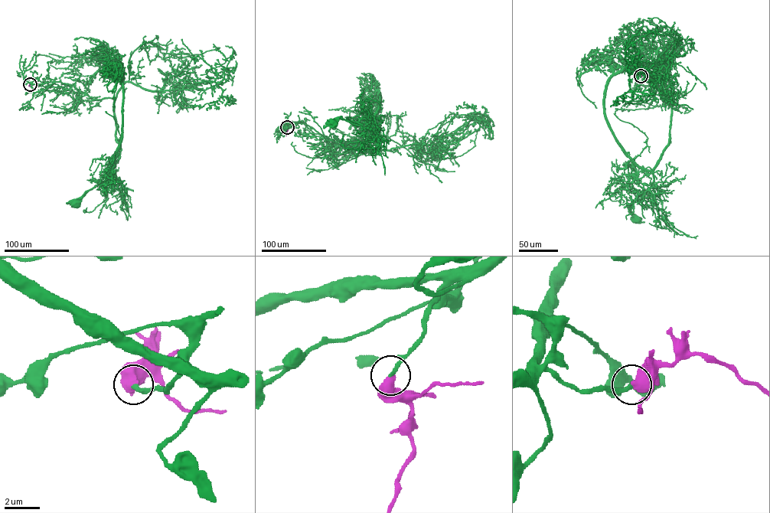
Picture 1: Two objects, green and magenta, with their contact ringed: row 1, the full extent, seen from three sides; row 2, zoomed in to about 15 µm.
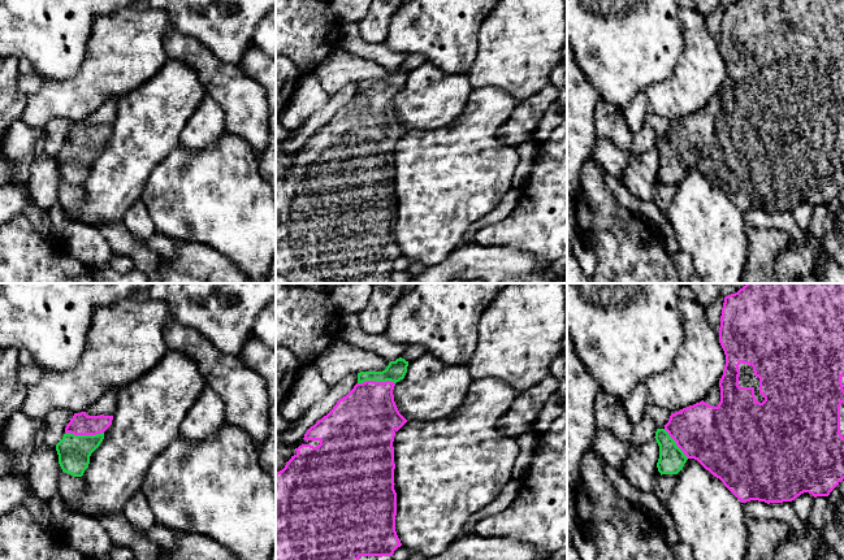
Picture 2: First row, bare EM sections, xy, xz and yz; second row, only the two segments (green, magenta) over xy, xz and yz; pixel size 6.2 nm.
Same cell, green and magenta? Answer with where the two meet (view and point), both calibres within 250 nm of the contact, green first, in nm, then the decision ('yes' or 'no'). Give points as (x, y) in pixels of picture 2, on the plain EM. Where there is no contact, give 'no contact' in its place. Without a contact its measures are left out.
contact xy (83, 144); calibres 200 and 140 nm; yes

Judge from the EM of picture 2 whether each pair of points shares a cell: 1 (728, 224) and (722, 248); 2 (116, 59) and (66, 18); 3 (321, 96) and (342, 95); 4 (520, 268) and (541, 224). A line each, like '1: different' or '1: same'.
1: same
2: different
3: different
4: different

